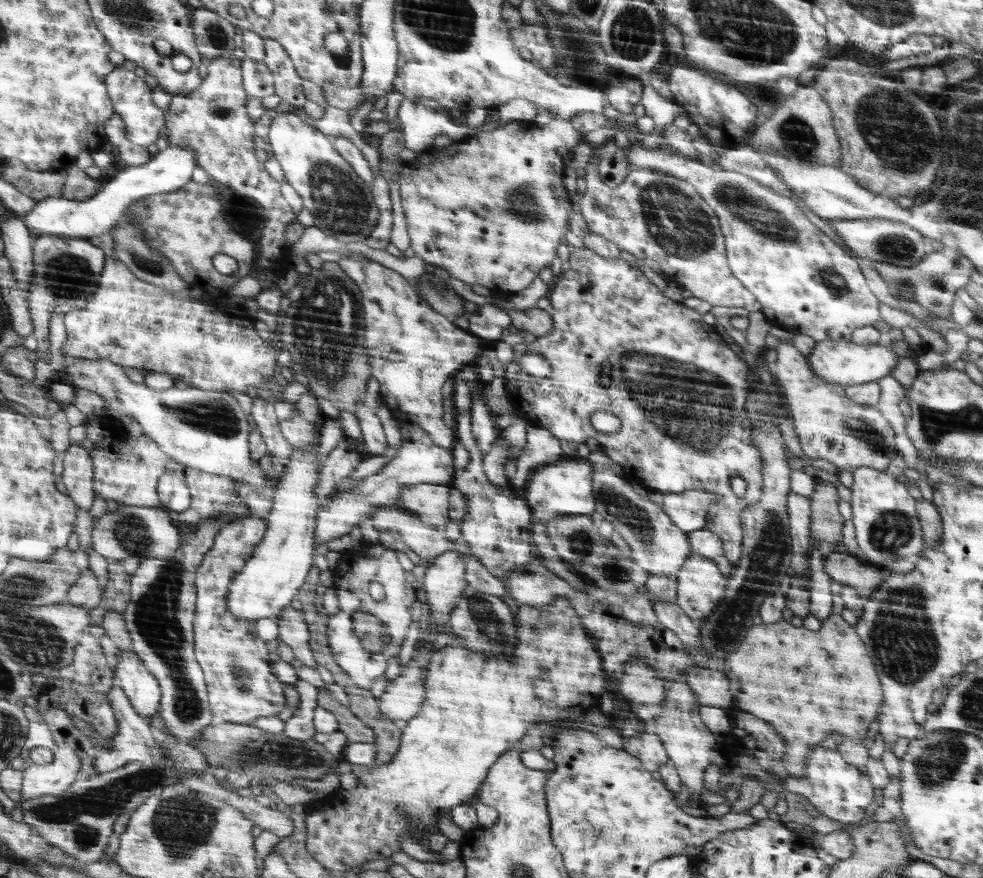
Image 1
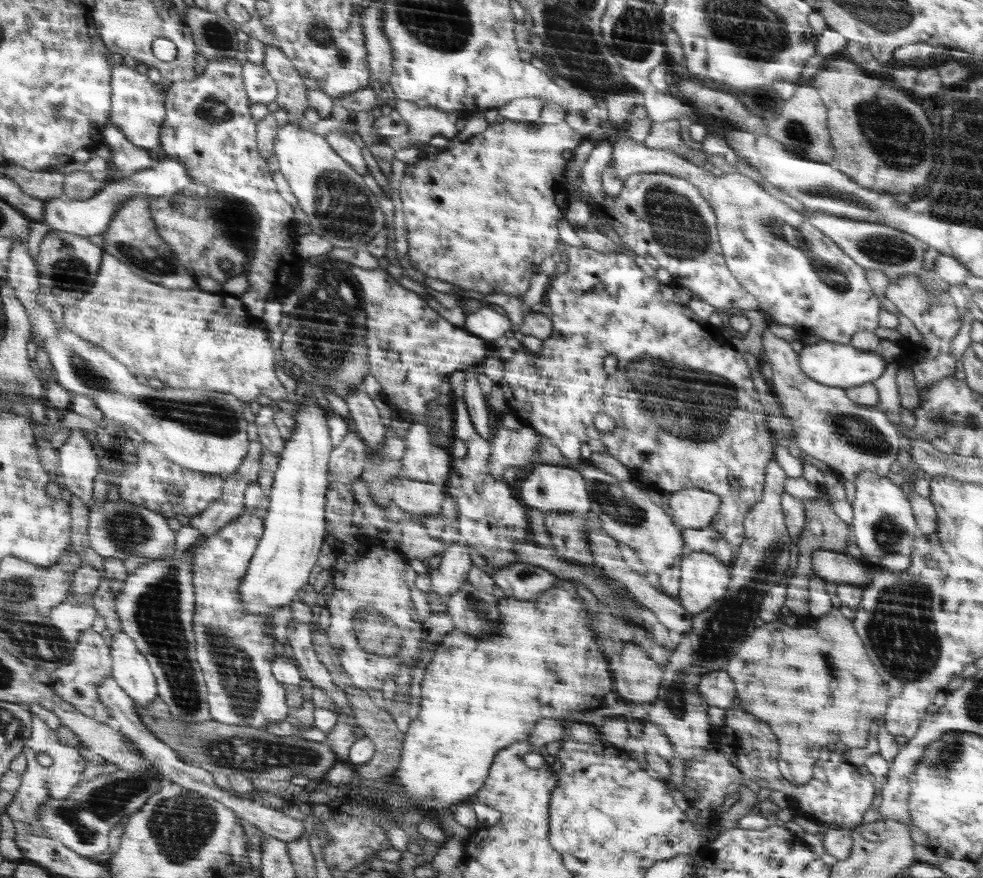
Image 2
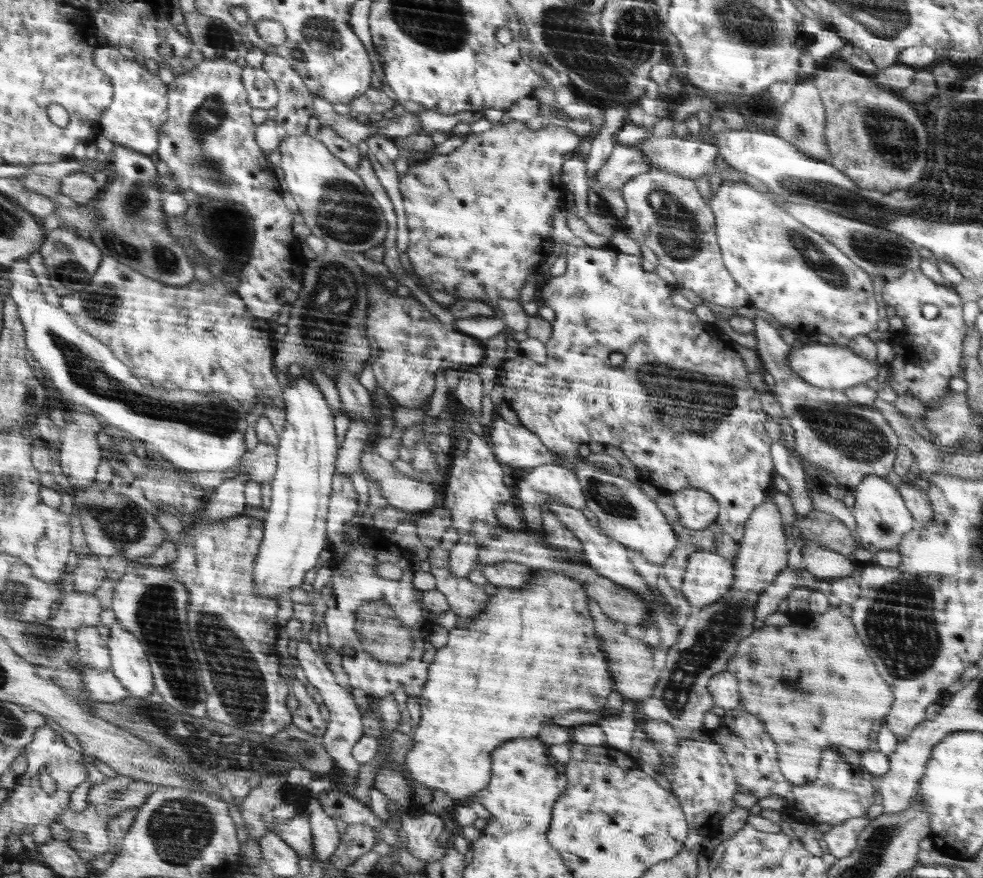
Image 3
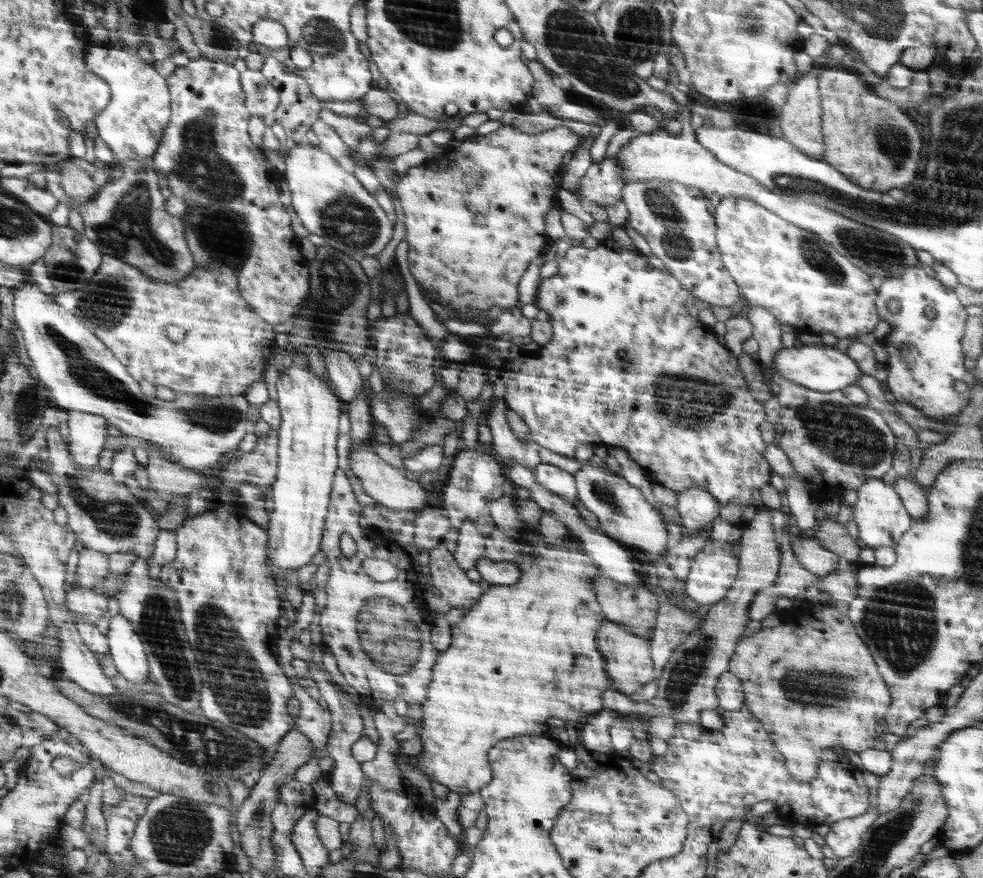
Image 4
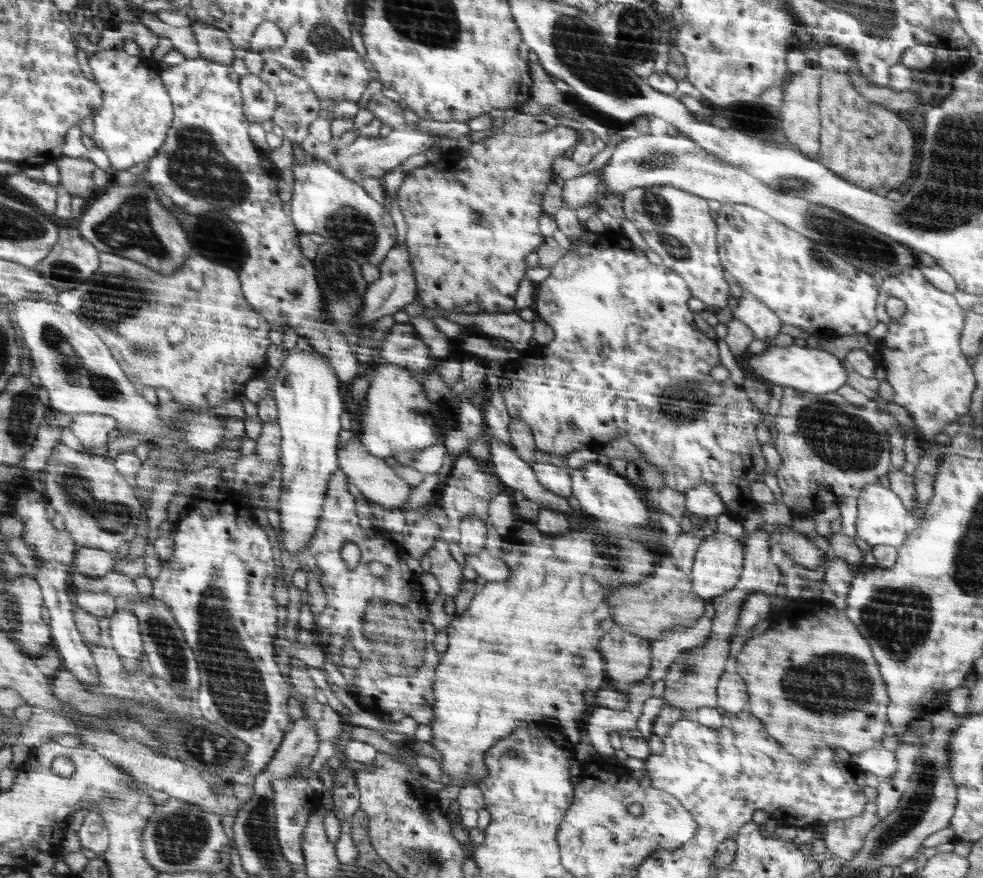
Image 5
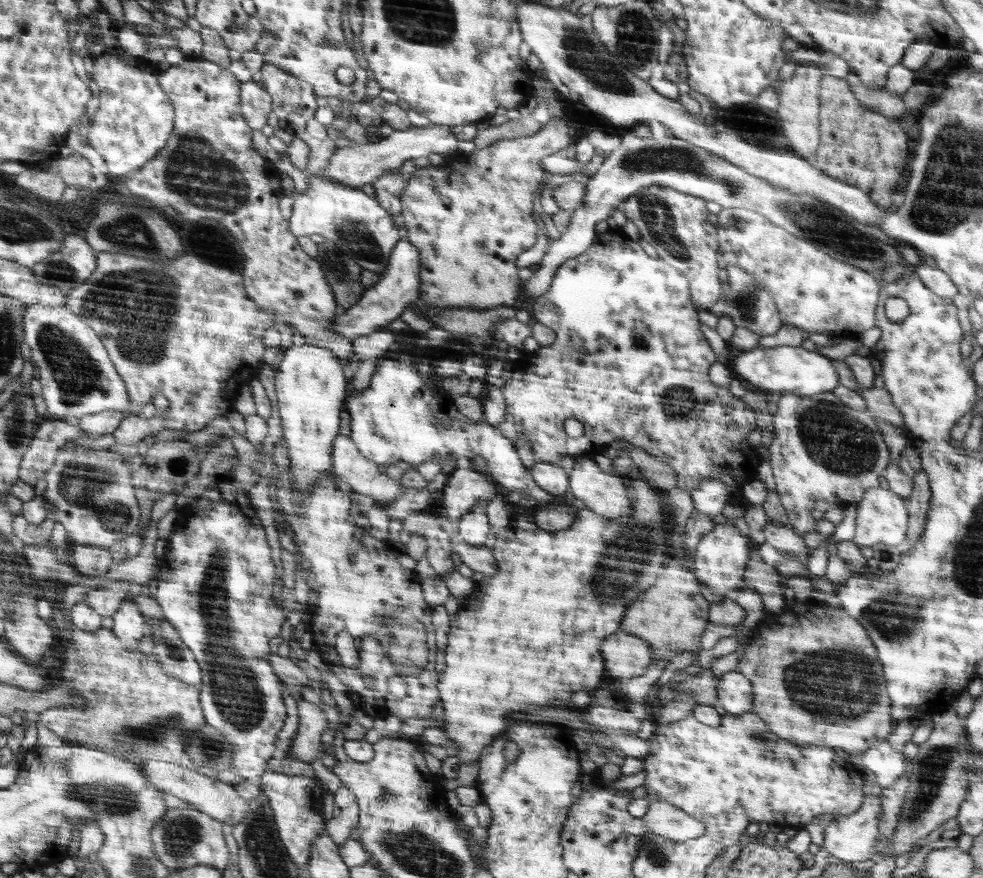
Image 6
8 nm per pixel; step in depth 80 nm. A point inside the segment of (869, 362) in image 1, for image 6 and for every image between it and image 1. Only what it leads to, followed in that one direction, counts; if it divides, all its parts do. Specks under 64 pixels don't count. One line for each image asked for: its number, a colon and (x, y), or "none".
2: (839, 365)
3: (827, 366)
4: (822, 368)
5: (808, 370)
6: (781, 369)

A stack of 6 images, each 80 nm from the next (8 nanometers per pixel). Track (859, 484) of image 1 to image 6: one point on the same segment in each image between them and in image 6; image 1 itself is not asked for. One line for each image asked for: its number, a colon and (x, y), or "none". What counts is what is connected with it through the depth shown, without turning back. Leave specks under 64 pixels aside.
2: (883, 523)
3: (882, 519)
4: (879, 513)
5: (881, 517)
6: (882, 517)

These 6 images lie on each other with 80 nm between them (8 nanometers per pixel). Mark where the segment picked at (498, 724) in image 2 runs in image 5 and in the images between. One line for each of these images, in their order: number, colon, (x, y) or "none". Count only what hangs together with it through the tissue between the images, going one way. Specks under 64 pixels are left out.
3: (530, 656)
4: (515, 657)
5: (525, 649)

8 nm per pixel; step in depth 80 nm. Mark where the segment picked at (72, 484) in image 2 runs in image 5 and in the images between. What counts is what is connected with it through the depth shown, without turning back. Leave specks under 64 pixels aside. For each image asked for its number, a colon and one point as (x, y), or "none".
3: (80, 456)
4: (87, 434)
5: (92, 429)

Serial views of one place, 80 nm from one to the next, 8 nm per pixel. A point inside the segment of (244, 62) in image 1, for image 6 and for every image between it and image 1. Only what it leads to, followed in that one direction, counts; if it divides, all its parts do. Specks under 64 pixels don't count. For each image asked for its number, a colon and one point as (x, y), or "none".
2: (260, 87)
3: (261, 92)
4: (261, 98)
5: (259, 102)
6: (255, 103)

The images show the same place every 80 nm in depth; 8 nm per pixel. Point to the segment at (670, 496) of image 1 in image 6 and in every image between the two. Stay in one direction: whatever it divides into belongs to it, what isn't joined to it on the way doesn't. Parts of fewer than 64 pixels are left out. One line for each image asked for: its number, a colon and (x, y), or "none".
2: (692, 508)
3: (697, 509)
4: (698, 508)
5: (703, 501)
6: (710, 497)

